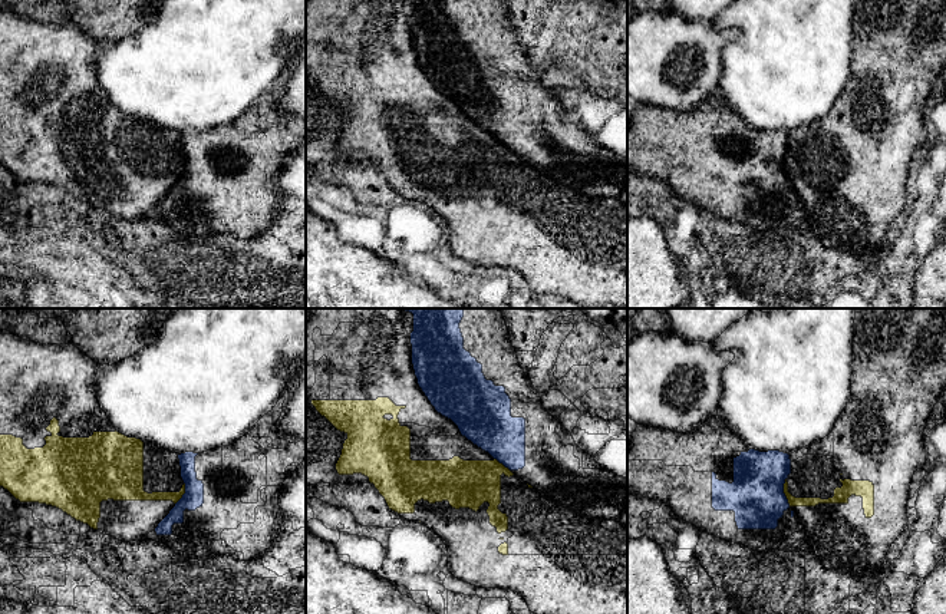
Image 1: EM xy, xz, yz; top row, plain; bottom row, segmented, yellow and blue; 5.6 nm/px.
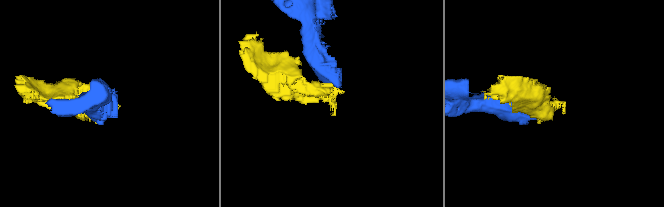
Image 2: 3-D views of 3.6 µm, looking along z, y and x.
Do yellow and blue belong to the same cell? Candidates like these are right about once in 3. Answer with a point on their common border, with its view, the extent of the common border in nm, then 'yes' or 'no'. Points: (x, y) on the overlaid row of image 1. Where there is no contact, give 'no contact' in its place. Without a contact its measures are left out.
yz (784, 492) | 160 nm | no

